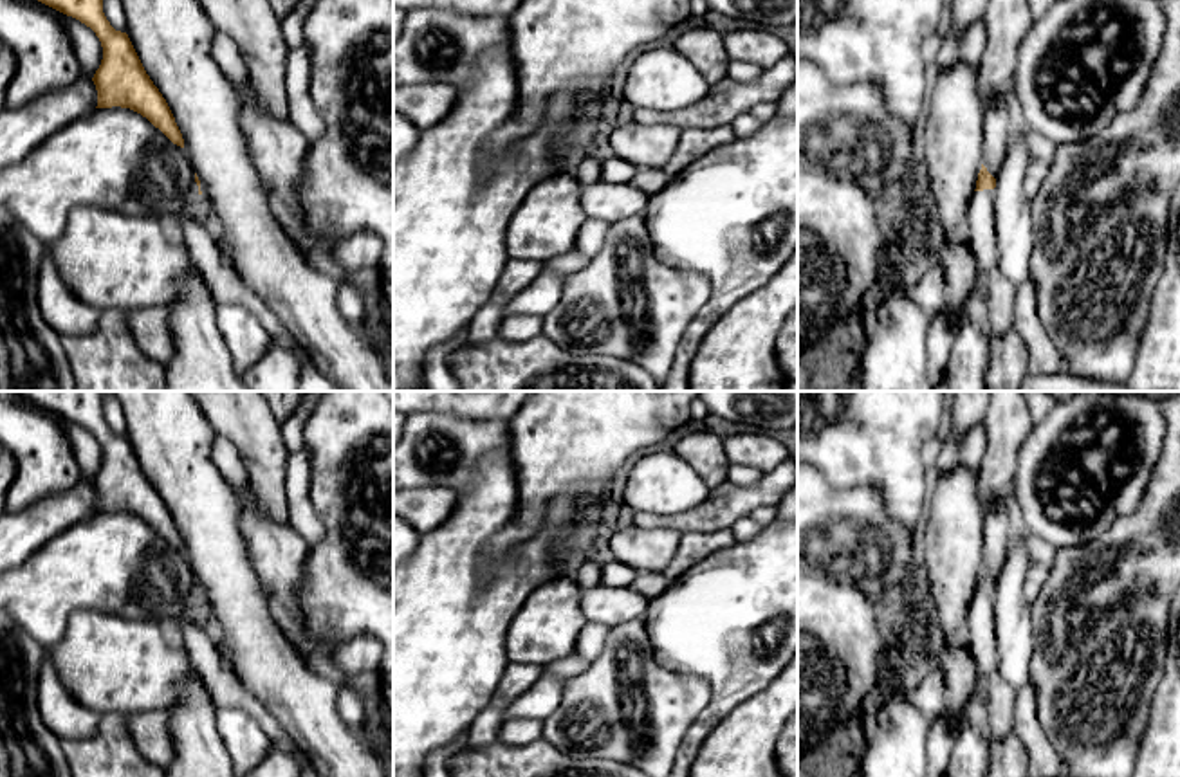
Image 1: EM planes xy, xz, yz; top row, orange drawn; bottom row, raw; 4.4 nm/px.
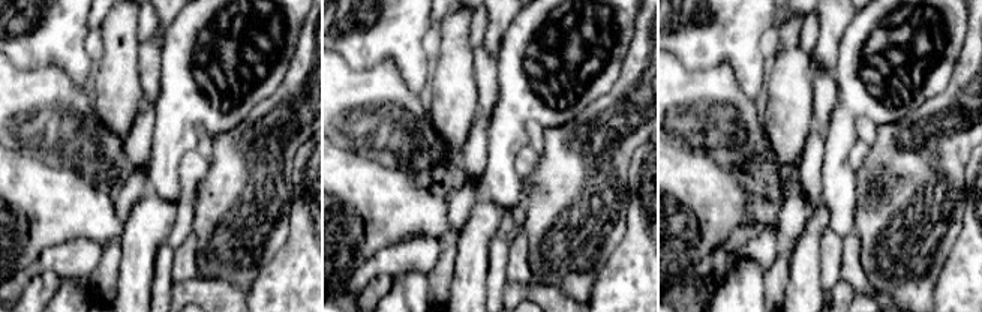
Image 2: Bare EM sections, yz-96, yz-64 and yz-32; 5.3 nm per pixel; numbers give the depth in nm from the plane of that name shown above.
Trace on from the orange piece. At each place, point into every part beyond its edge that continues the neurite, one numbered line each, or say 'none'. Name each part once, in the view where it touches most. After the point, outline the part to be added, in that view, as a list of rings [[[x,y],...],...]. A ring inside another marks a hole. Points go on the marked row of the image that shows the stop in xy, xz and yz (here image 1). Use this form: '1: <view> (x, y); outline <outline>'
1: yz (980, 238); outline [[[994,189],[974,191],[967,209],[967,234],[976,279],[987,288],[987,306],[992,334],[1005,335],[1012,330],[1018,287],[998,270],[994,238]]]

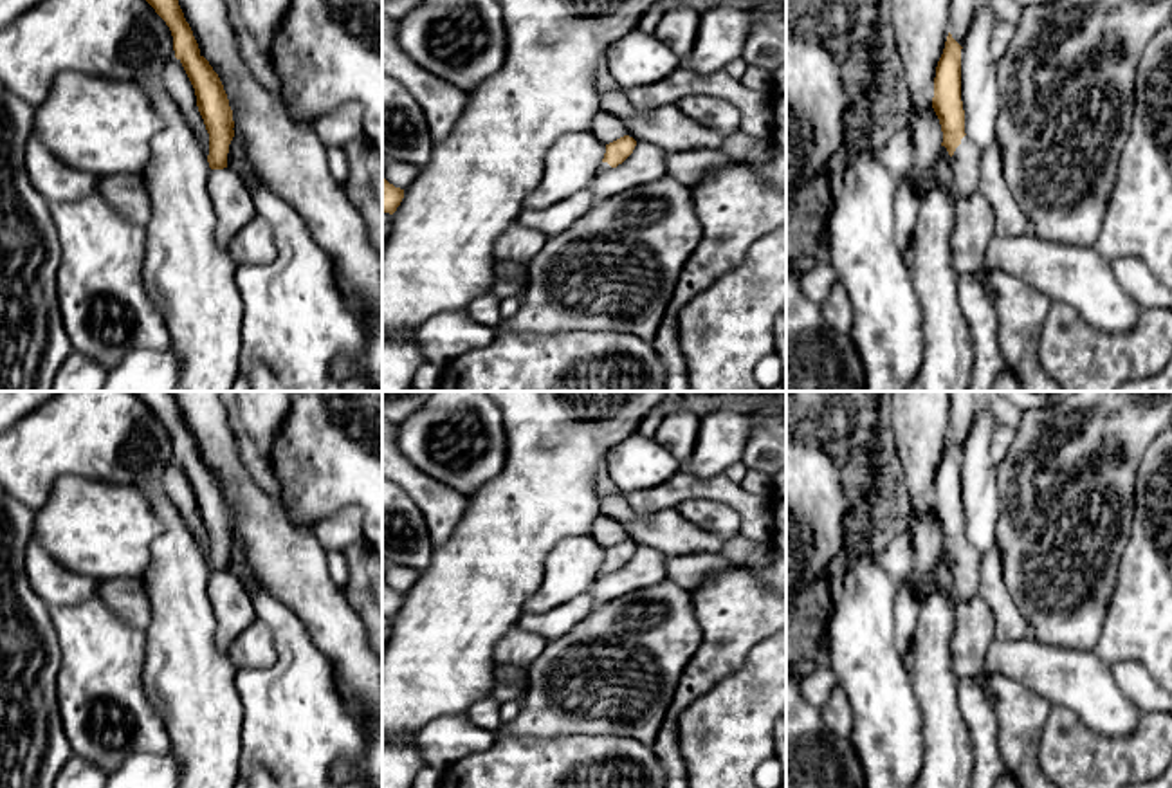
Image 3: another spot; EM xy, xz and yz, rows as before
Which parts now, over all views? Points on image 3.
1: yz (967, 157); outline [[[965,135],[952,155],[952,170],[959,195],[970,197],[977,193],[981,160],[983,150]]]

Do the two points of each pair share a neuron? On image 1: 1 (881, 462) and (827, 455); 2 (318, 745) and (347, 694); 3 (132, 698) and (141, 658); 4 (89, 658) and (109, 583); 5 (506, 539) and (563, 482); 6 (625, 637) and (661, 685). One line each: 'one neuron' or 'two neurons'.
1: one neuron
2: two neurons
3: one neuron
4: two neurons
5: one neuron
6: one neuron

